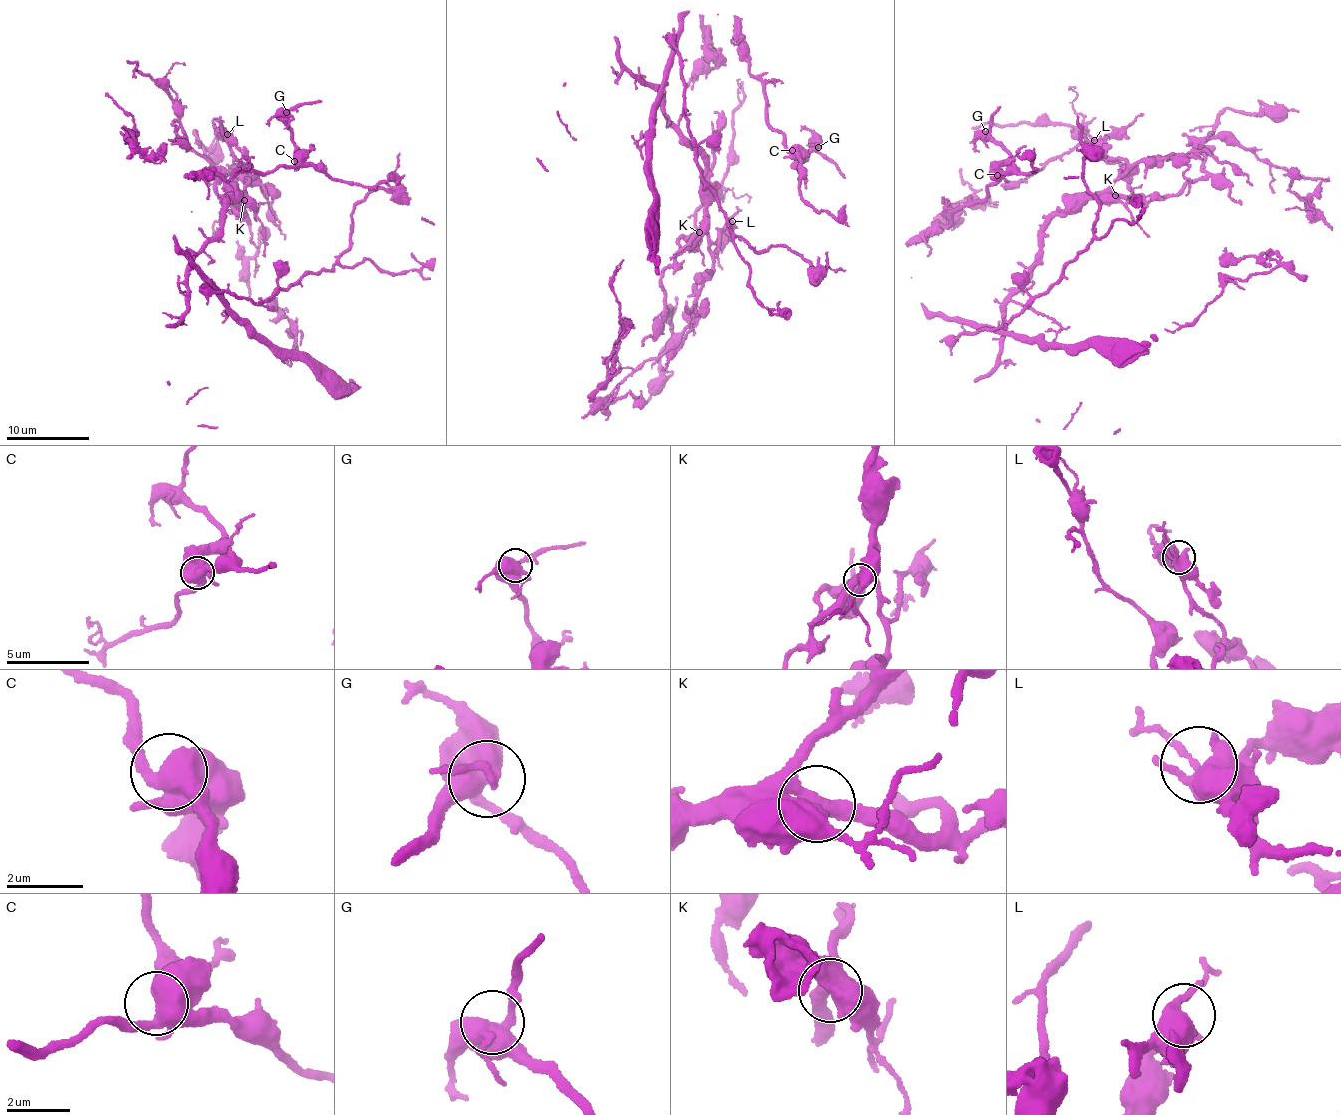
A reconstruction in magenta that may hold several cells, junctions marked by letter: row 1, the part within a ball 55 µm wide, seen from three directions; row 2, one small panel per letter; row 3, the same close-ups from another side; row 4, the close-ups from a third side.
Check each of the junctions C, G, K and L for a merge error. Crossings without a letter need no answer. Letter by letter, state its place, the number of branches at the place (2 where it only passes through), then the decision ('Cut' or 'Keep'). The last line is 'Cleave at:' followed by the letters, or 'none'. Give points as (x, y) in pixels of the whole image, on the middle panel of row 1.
C: Place: (792, 150). Branches: 2. Keep
G: Place: (818, 147). Branches: 4. Keep
K: Place: (699, 232). Branches: 3. Keep
L: Place: (732, 221). Branches: 4. Keep
Cleave at: none

